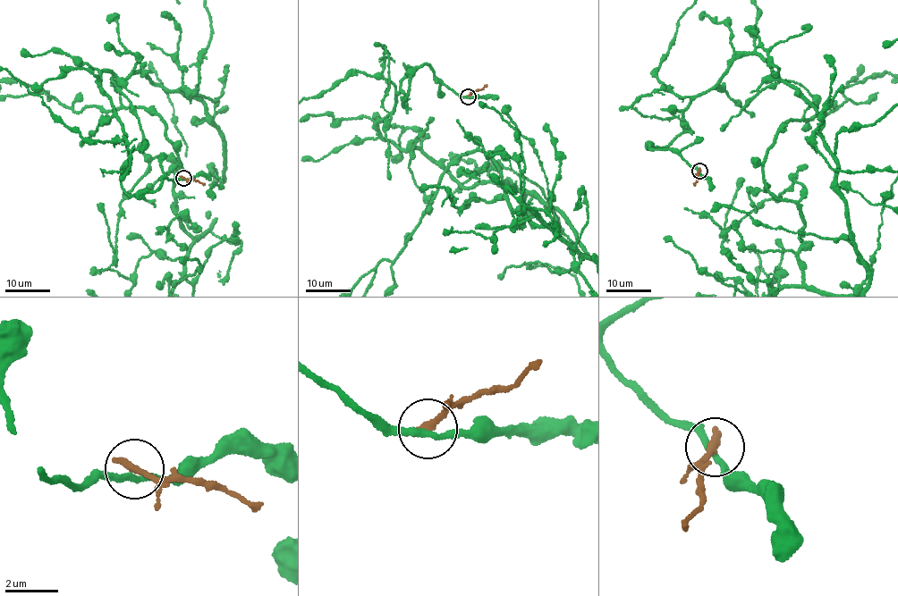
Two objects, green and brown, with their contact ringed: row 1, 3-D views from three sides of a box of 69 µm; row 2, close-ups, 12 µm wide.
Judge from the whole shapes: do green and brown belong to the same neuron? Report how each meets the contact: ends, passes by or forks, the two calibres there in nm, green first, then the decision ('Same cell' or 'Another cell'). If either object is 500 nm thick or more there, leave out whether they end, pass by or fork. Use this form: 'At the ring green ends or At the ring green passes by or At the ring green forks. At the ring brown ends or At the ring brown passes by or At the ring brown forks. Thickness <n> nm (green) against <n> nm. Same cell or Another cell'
At the ring green passes by. At the ring brown ends. Thickness 240 nm (green) against 320 nm. Another cell

